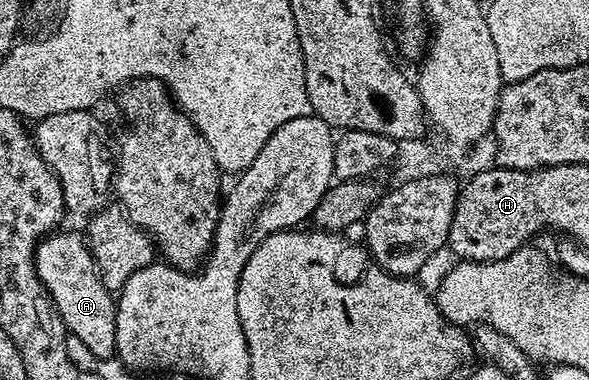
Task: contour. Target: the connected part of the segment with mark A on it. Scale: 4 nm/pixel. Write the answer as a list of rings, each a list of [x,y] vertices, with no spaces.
[[[56,231],[43,238],[35,249],[35,270],[51,297],[51,303],[61,315],[68,333],[89,346],[89,351],[107,363],[115,357],[117,343],[116,298],[99,278],[95,256],[87,246],[86,236],[79,233]]]

